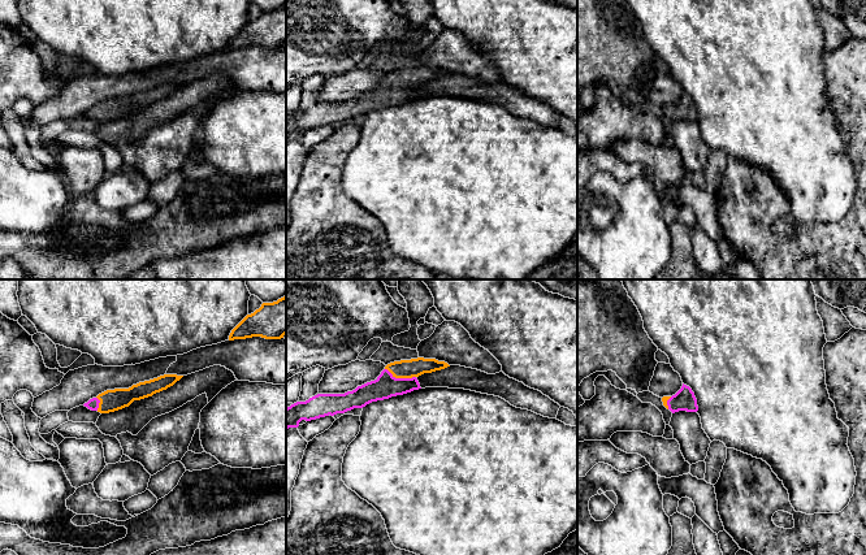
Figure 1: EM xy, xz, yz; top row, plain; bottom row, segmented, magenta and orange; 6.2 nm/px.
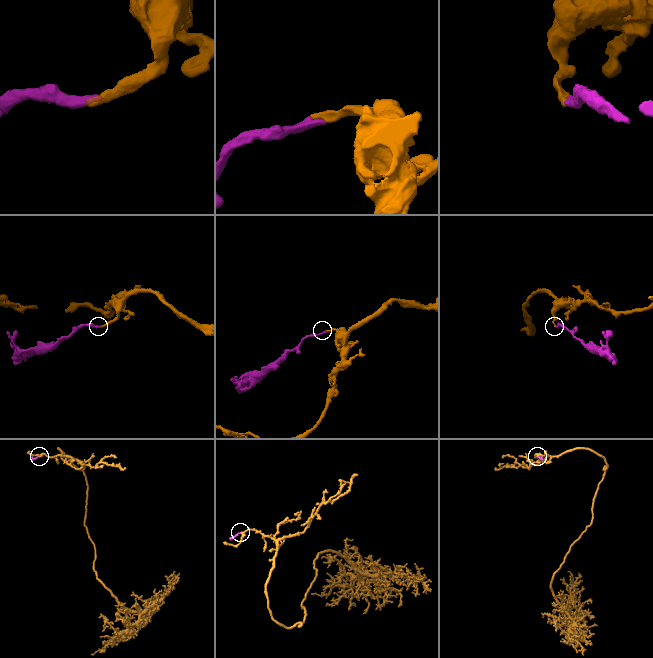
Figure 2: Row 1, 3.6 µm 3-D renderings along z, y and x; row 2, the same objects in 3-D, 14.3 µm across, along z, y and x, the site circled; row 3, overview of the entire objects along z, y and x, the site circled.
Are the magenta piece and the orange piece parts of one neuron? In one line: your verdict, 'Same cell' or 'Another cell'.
Same cell

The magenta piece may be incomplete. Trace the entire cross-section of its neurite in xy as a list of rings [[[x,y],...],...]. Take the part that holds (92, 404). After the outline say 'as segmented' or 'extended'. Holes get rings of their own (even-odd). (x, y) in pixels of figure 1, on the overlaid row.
[[[164,374],[157,378],[133,385],[129,389],[107,390],[99,394],[96,398],[90,399],[83,406],[100,413],[114,412],[129,407],[134,400],[140,400],[166,390],[182,377],[183,376],[177,374]]]; extended

